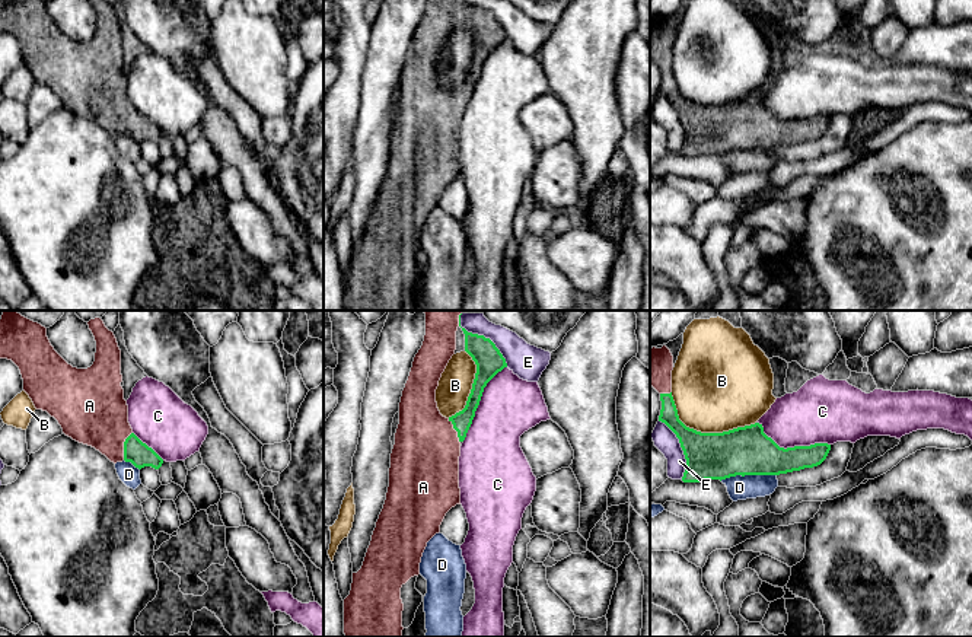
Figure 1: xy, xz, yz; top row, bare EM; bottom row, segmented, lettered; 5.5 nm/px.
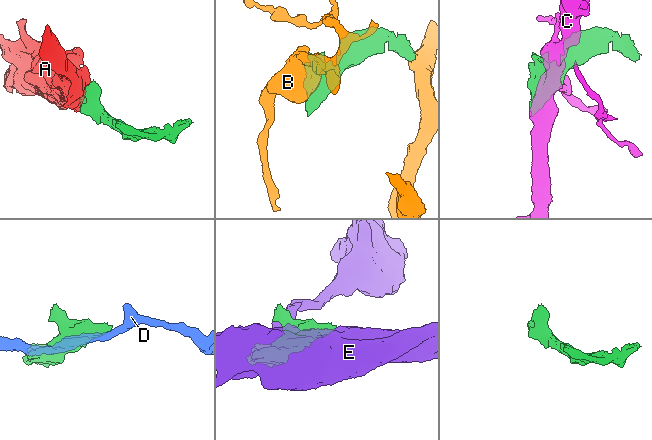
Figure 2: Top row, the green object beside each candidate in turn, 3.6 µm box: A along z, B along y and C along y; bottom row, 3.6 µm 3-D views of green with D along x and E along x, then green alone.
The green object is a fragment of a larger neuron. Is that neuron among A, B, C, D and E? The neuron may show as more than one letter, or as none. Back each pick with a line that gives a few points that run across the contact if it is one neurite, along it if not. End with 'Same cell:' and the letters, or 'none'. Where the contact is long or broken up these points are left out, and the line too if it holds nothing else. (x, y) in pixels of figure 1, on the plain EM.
Same cell: A

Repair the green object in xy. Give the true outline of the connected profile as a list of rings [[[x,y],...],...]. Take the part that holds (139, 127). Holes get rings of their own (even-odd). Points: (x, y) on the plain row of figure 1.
[[[0,0],[0,32],[12,34],[20,44],[23,64],[36,83],[47,85],[73,114],[92,120],[111,136],[131,136],[136,141],[159,143],[163,133],[134,106],[121,60],[121,23],[106,0],[89,0],[96,15],[95,35],[87,42],[68,38],[51,19],[45,0]]]

